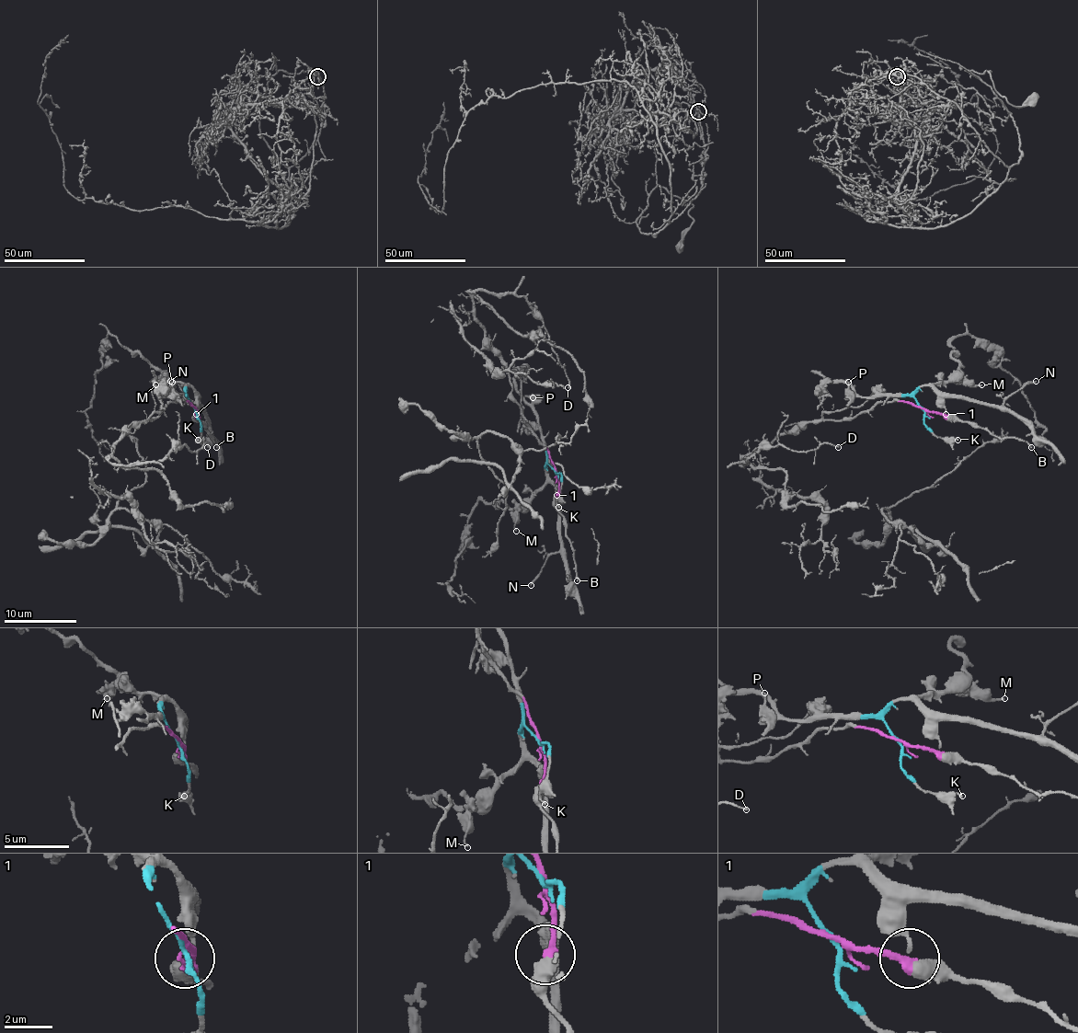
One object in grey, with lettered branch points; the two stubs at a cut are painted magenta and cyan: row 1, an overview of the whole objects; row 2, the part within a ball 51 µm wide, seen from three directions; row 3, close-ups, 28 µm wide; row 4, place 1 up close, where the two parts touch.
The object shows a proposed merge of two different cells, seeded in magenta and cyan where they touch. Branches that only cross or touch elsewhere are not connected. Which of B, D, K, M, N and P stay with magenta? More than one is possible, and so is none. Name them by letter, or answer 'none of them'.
B, D

